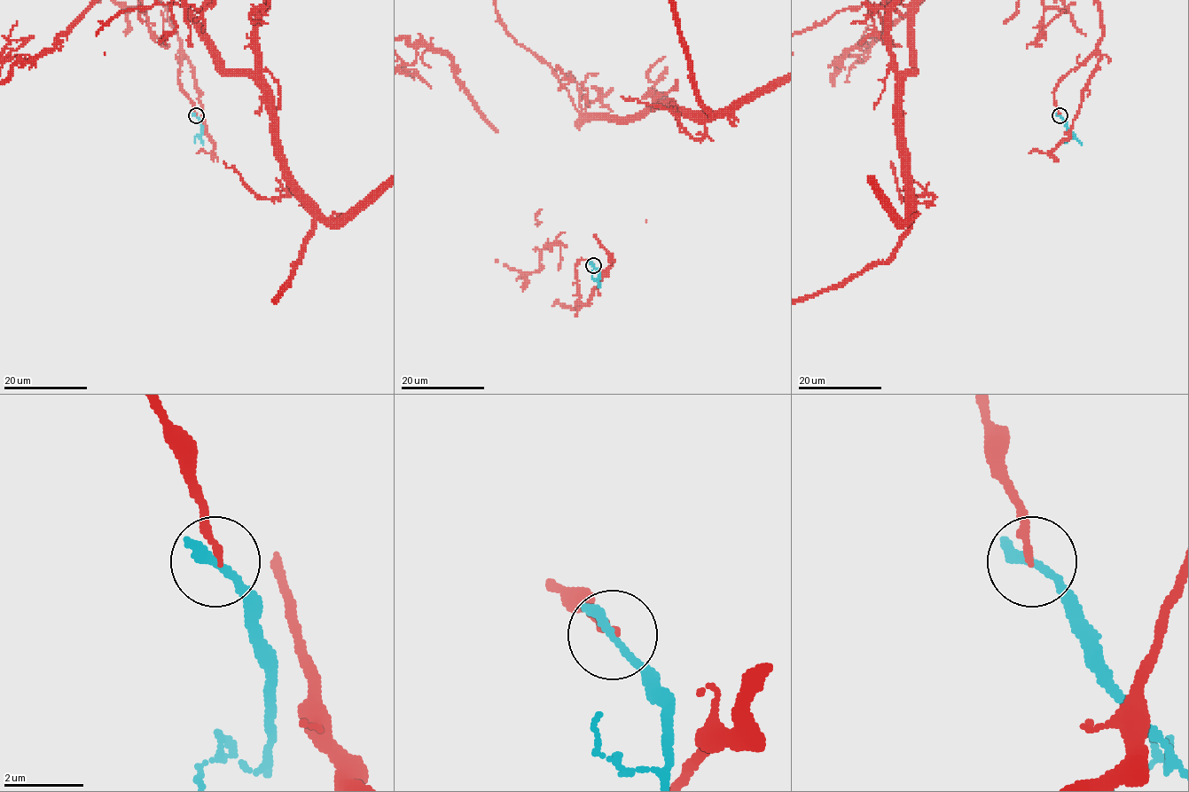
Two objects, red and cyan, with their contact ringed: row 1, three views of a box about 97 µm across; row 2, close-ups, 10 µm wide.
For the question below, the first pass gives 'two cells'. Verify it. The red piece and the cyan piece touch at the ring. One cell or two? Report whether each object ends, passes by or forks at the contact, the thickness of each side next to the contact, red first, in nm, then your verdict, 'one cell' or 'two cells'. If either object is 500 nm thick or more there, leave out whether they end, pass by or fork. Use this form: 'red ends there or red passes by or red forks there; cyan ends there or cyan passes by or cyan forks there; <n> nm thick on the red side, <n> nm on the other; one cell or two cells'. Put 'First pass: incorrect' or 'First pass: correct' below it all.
red ends there; cyan ends there; 200 nm thick on the red side, 320 nm on the other; two cells
First pass: correct

